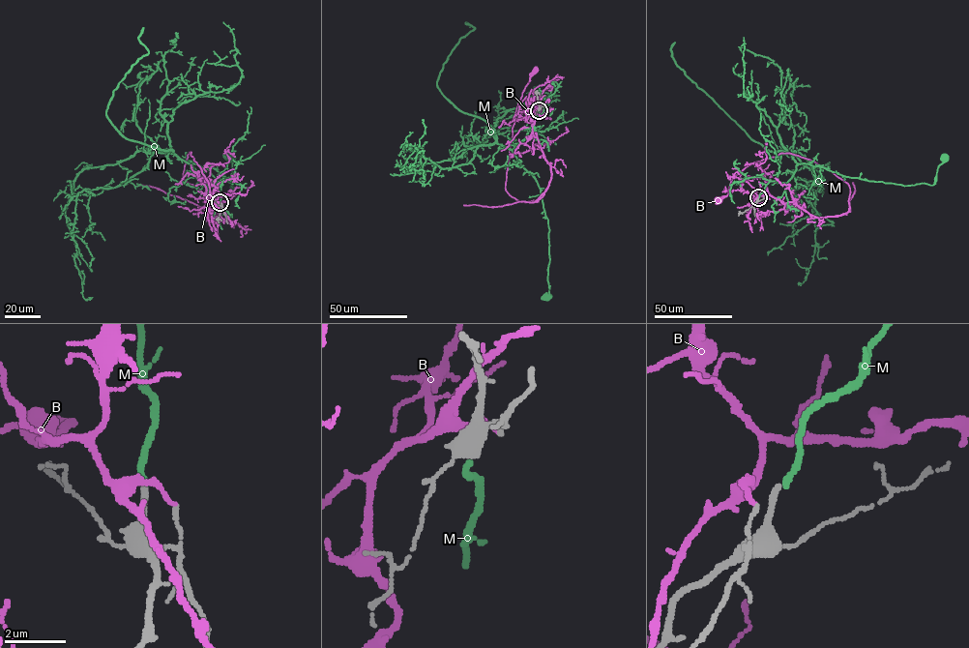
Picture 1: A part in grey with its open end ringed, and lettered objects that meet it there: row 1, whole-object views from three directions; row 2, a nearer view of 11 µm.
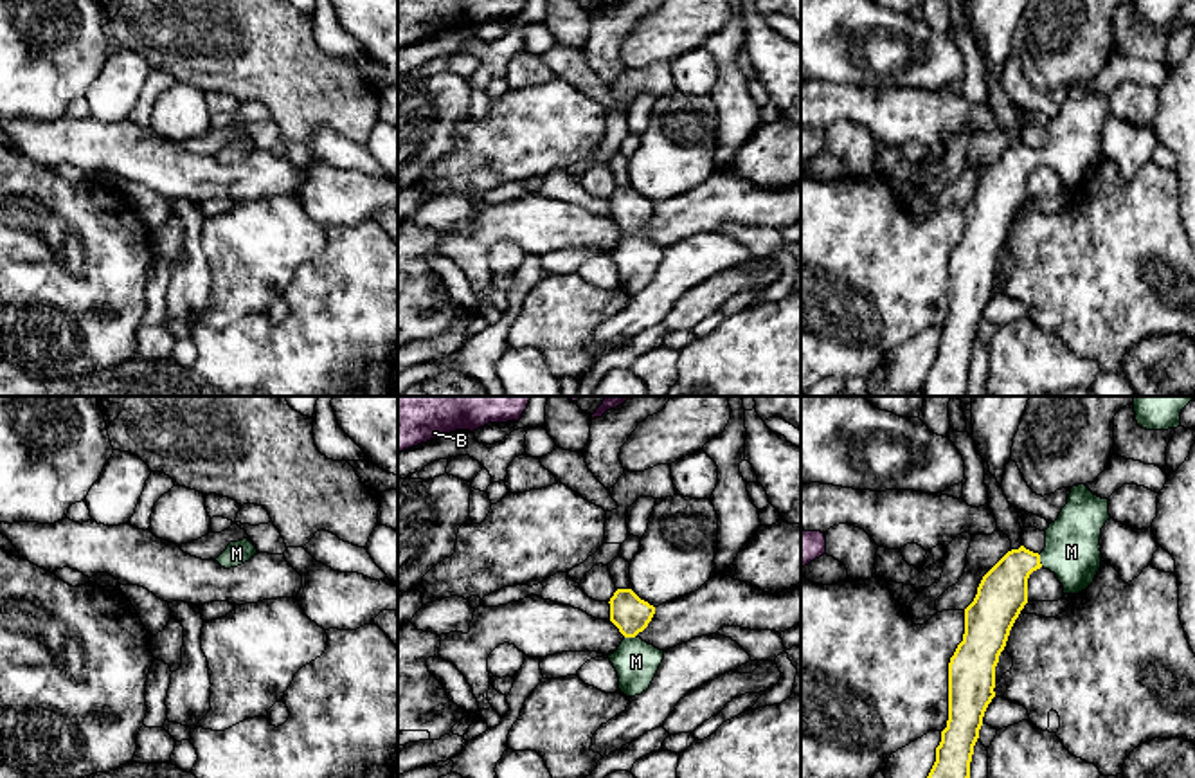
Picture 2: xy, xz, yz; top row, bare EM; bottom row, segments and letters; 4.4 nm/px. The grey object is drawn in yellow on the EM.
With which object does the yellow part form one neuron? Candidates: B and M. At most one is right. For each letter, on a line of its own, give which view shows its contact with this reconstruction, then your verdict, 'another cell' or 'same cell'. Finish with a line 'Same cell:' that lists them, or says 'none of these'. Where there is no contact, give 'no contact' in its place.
B: no contact | another cell
M: xz | same cell
Same cell: M

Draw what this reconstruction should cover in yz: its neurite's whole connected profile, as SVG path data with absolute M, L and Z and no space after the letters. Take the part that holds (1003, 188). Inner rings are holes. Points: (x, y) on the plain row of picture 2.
M1085 81L1073 83L1067 101L1062 104L1058 115L1046 126L1044 148L1038 151L1026 146L1024 142L1011 146L983 173L974 198L965 205L963 238L957 241L948 259L948 317L947 324L941 328L941 339L936 344L936 358L921 385L923 396L966 396L974 342L979 335L984 308L995 294L995 263L999 259L1001 249L1006 243L1015 216L1028 200L1029 171L1044 164L1056 171L1064 184L1064 191L1078 191L1085 187L1094 178L1101 164L1100 135L1101 124L1107 117L1110 117L1109 95L1094 92Z

